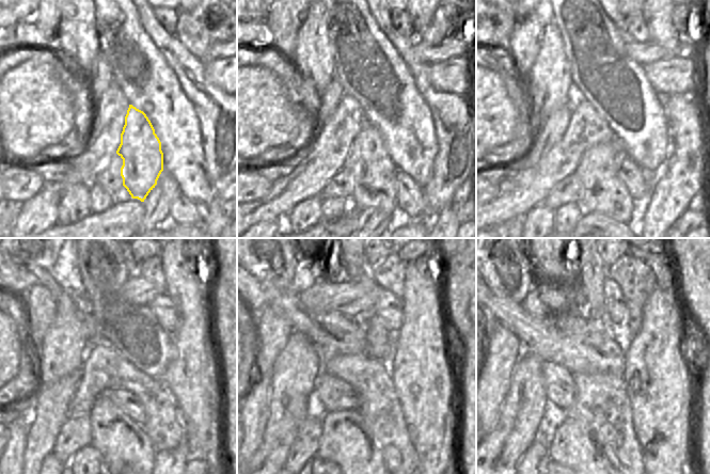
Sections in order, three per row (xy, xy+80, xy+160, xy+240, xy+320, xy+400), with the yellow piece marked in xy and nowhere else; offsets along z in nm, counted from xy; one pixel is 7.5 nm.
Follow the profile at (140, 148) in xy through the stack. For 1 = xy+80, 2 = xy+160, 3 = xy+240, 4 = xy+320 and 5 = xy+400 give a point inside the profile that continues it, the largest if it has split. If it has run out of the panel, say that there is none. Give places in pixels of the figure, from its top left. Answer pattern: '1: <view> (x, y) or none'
1: xy+80 (374, 173)
2: xy+160 (602, 191)
3: xy+240 (123, 444)
4: xy+320 (345, 438)
5: xy+400 (570, 443)

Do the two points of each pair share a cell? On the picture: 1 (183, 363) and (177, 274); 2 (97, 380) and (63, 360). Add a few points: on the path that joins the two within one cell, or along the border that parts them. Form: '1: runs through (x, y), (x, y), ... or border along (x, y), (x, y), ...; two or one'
1: runs through (184, 341), (188, 333), (188, 297); one
2: border along (92, 345), (81, 368); two

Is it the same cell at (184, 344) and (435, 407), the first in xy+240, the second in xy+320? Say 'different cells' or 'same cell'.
different cells

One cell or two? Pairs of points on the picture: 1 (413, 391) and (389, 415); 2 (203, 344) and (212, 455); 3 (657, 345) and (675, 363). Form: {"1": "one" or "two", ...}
{"1": "two", "2": "two", "3": "two"}

